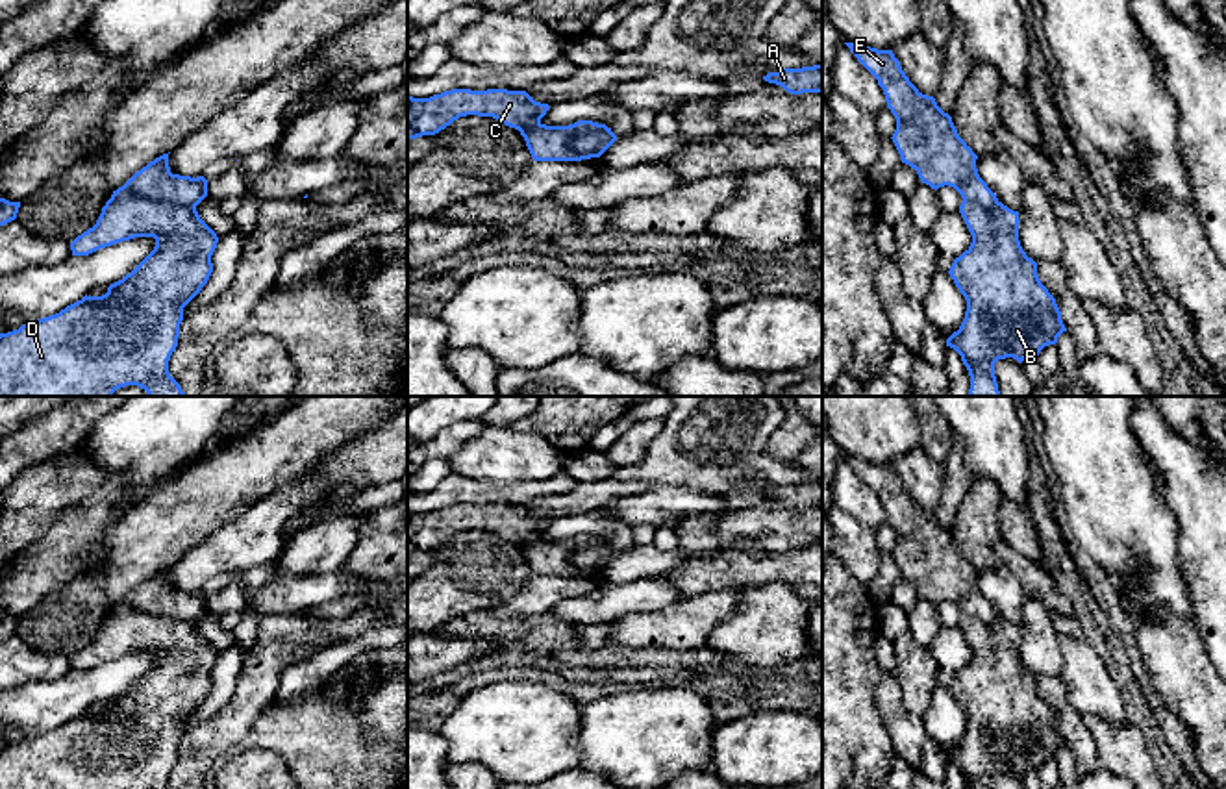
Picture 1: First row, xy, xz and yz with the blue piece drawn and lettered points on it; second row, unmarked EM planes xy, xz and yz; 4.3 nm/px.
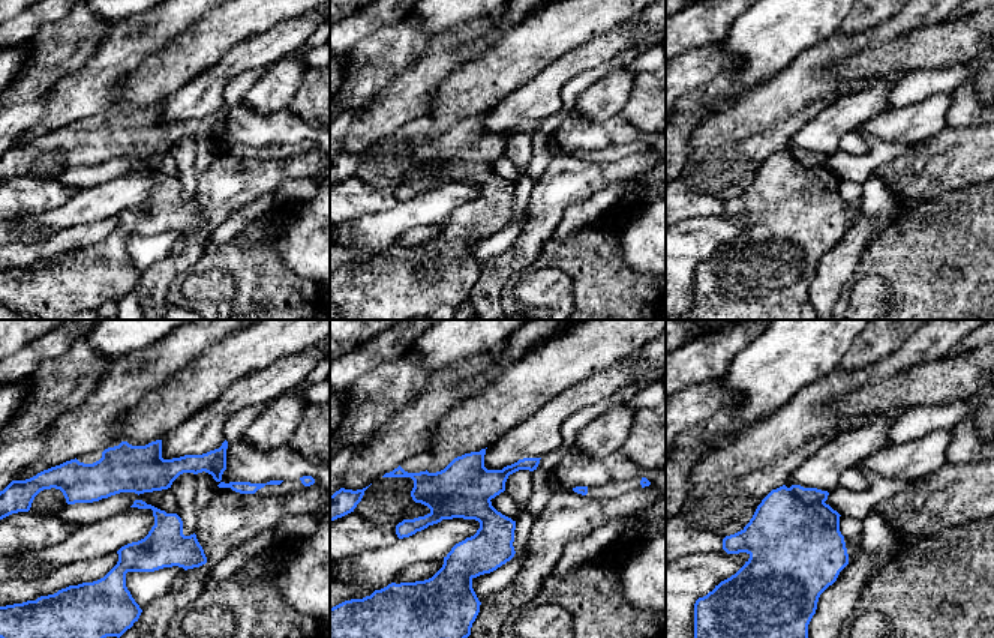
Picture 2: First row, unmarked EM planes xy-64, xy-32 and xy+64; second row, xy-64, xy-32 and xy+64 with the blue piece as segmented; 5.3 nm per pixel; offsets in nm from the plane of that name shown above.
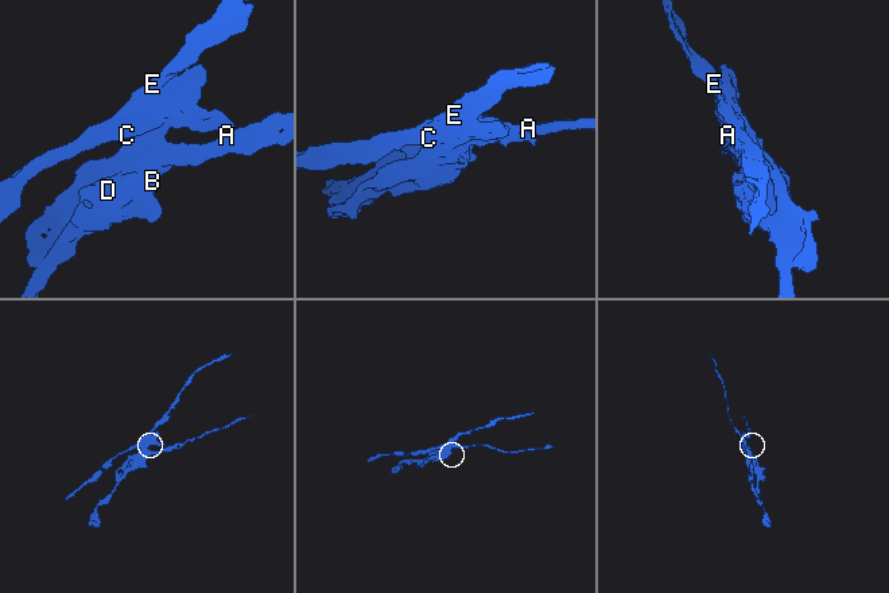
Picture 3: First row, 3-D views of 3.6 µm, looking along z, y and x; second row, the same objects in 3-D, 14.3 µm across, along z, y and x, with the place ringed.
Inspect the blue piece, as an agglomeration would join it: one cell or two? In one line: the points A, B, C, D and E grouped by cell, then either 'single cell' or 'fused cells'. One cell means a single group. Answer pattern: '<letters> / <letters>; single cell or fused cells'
A B D / C E; fused cells

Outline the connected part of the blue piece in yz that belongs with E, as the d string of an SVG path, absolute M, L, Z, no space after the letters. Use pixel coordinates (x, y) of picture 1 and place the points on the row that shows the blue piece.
M844 43L857 61L878 80L887 107L896 119L893 143L902 163L917 170L932 189L954 187L963 200L983 207L998 204L996 194L980 178L978 156L957 135L952 117L933 96L922 94L906 76L893 50Z

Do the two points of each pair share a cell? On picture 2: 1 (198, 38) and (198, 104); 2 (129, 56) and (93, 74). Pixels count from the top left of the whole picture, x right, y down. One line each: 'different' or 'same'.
1: different
2: same

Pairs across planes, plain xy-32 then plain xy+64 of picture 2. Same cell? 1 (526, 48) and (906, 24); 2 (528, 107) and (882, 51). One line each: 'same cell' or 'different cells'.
1: same cell
2: different cells

